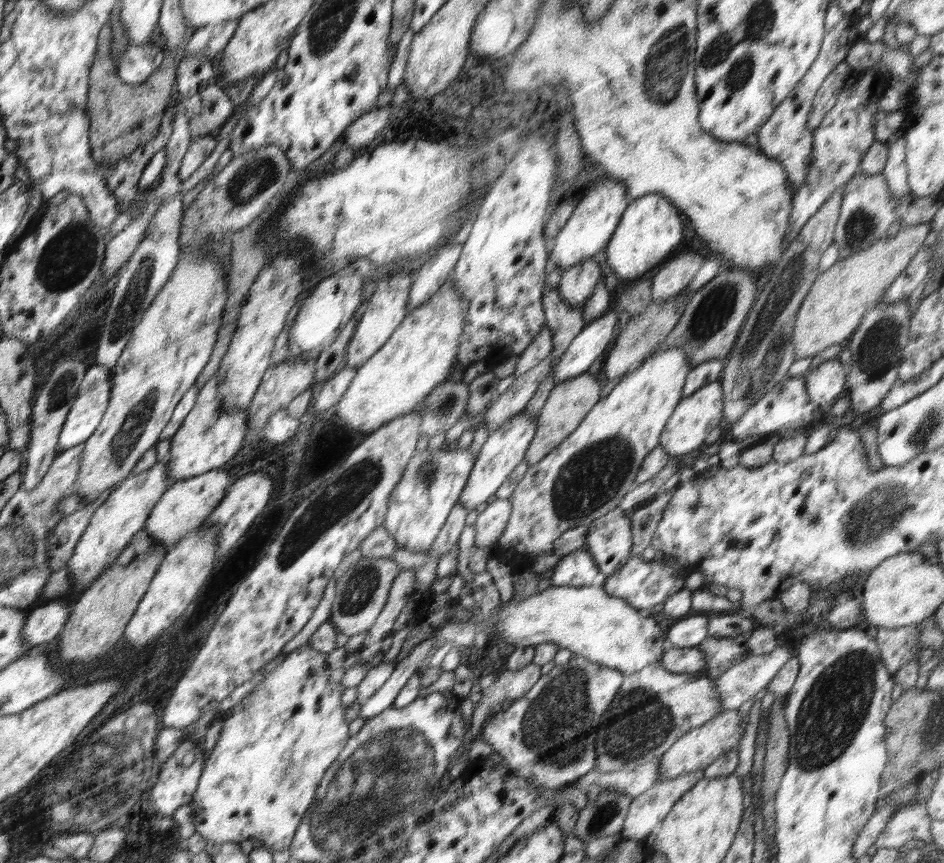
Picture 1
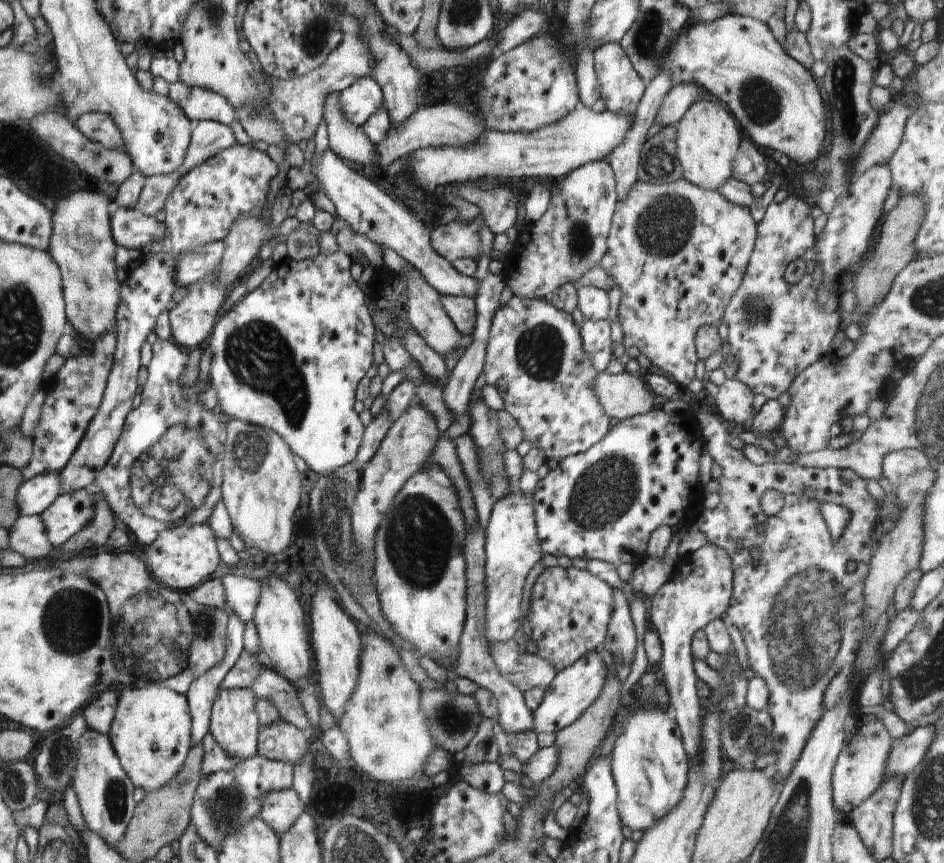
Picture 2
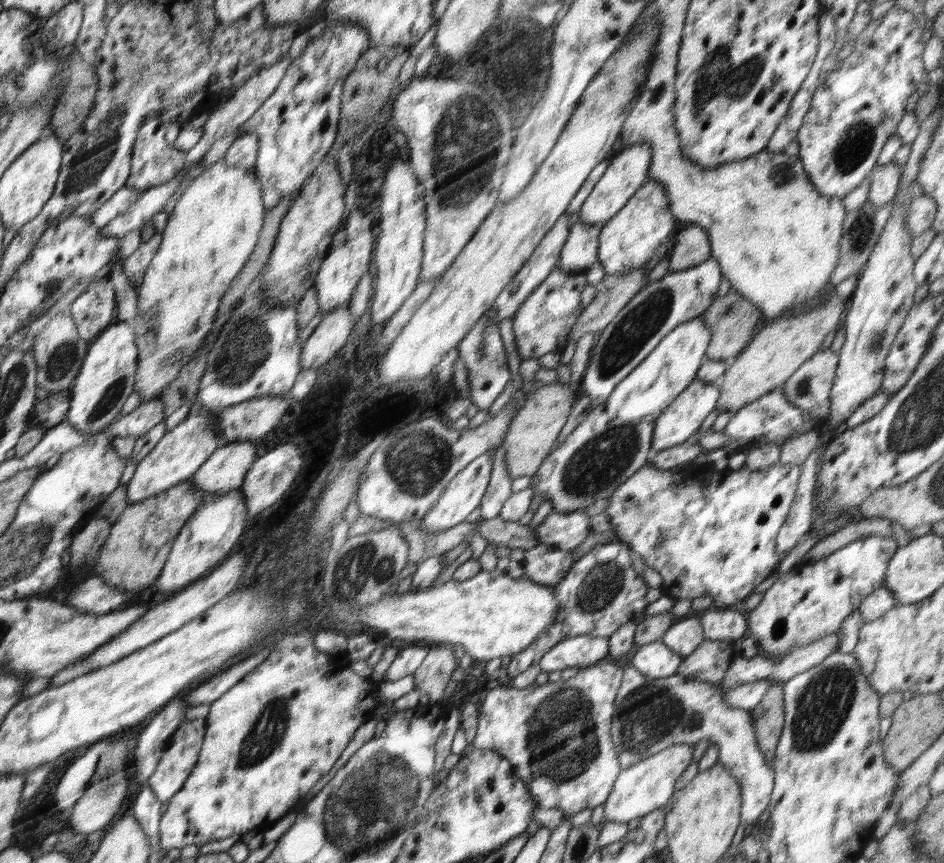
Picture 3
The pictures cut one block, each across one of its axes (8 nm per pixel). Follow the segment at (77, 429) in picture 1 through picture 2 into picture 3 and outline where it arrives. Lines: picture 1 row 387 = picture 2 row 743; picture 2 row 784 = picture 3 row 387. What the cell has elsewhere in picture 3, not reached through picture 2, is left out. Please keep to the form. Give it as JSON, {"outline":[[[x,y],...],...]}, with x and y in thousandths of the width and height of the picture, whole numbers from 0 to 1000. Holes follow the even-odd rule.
{"outline":[[[121,372],[94,397],[87,424],[77,440],[70,489],[82,499],[100,503],[114,495],[126,483],[129,469],[143,453],[147,404],[143,397],[143,381],[140,374],[131,372]]]}

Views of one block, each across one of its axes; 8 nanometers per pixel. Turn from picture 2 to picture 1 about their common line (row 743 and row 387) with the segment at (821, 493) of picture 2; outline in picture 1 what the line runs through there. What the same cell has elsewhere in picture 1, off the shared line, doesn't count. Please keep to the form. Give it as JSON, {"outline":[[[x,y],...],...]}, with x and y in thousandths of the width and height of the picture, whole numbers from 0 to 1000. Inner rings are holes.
{"outline":[[[853,435],[833,436],[826,443],[823,443],[813,455],[809,455],[802,465],[786,482],[784,487],[774,494],[778,510],[797,510],[794,514],[799,514],[801,510],[809,510],[816,503],[824,501],[831,503],[833,498],[841,498],[847,494],[862,487],[862,475],[867,468],[861,467],[856,462],[854,454],[854,437]]]}

